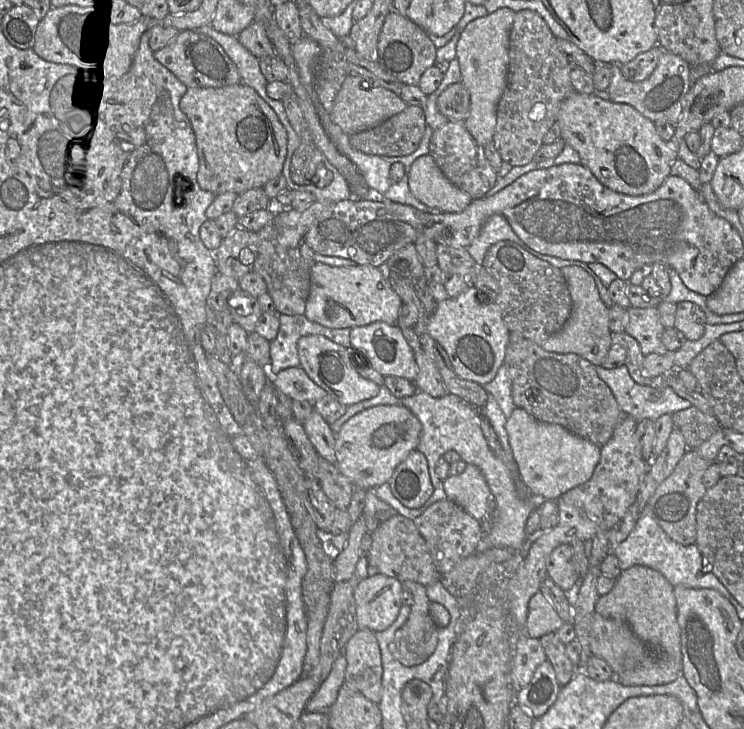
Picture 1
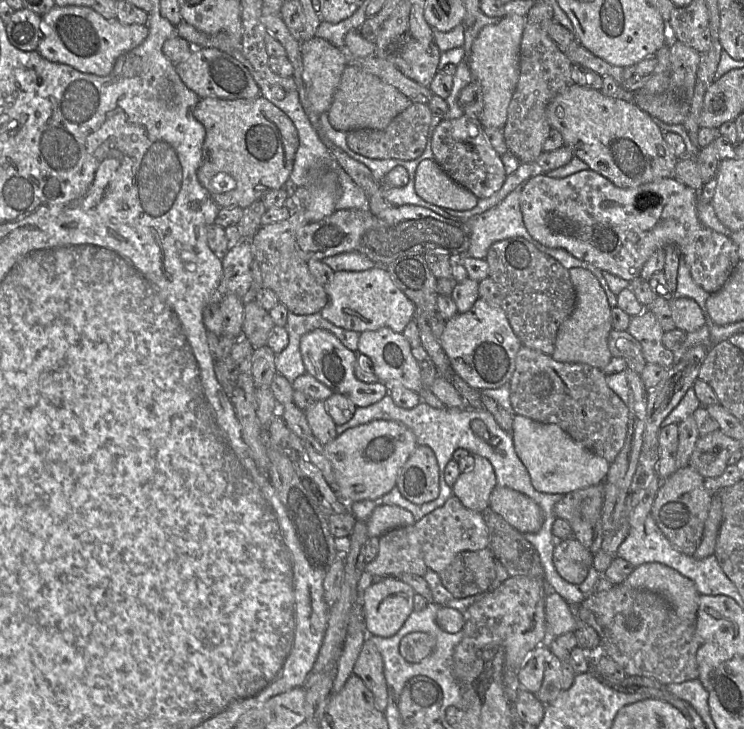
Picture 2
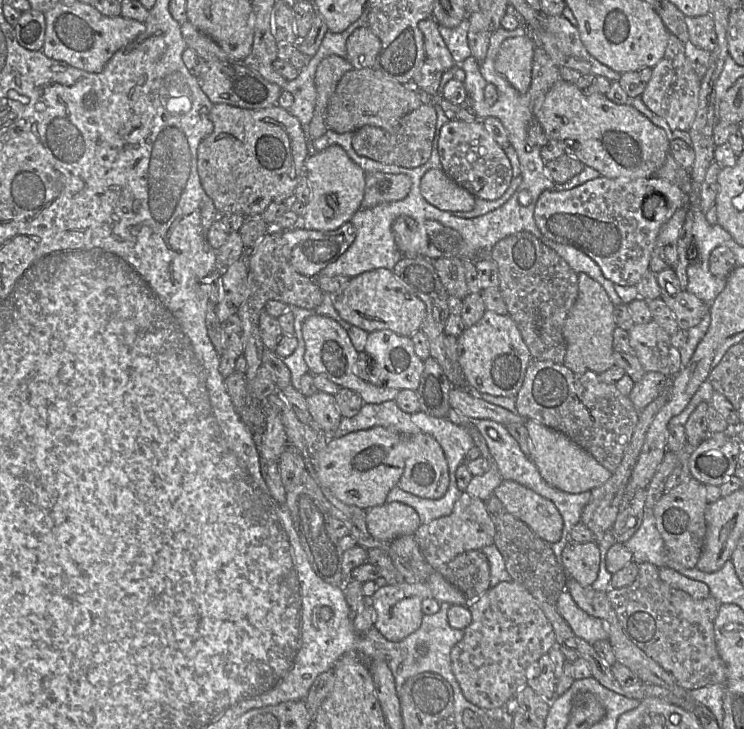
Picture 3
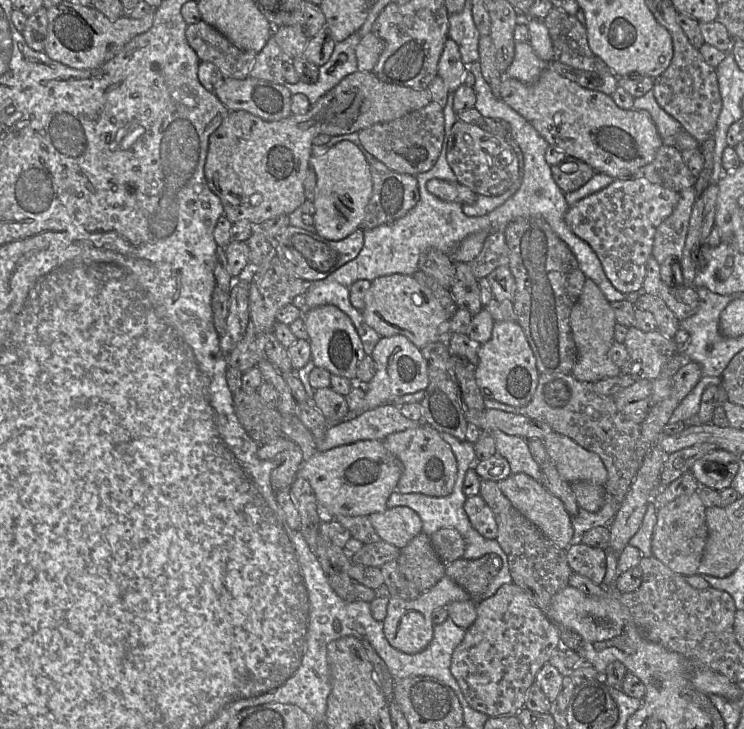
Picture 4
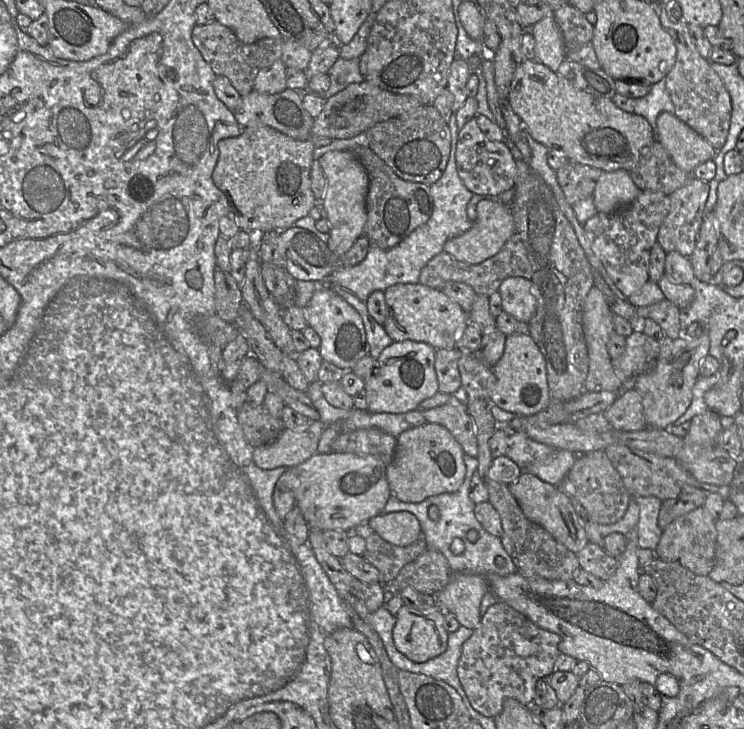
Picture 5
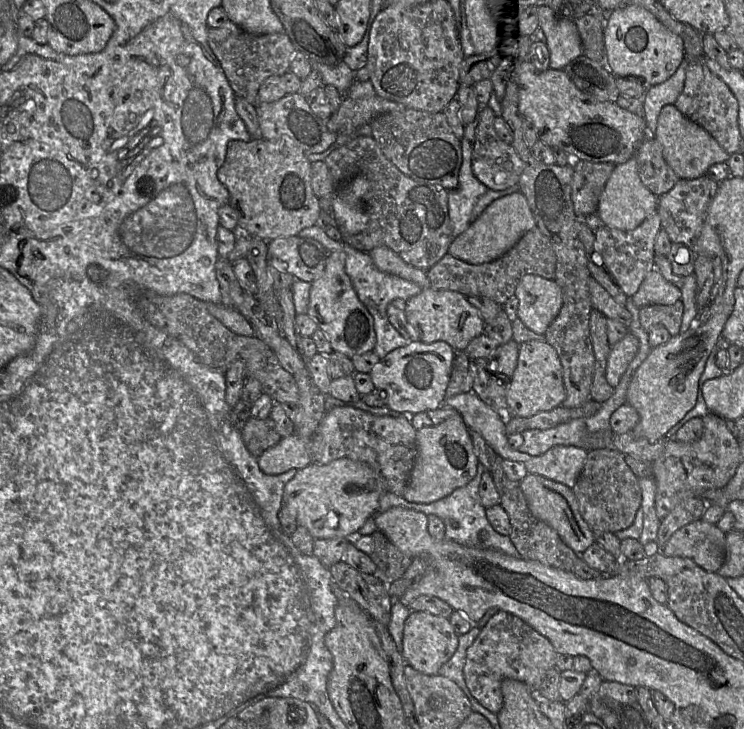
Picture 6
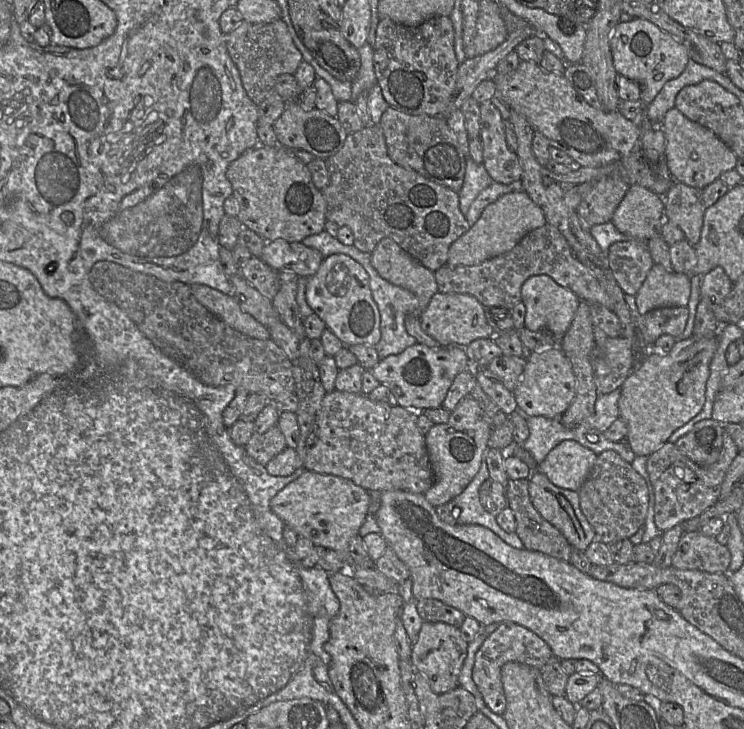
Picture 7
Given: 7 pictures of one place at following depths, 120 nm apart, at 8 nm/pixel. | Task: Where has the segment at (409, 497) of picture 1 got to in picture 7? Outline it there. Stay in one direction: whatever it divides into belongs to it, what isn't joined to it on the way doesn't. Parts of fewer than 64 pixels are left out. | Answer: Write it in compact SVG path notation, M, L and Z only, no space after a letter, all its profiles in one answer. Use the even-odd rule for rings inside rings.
M470 395L464 397L451 412L449 420L434 426L425 435L425 444L432 468L434 482L423 494L433 506L438 507L460 495L479 472L492 432L489 417Z

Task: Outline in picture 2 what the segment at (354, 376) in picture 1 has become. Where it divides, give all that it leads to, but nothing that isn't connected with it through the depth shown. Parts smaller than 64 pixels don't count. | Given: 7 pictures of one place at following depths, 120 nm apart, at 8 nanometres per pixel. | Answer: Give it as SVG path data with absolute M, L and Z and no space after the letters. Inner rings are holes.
M315 329L304 334L300 340L300 350L306 373L329 387L334 394L348 397L357 407L367 407L379 402L389 389L385 383L365 383L355 376L357 352L346 348L341 341L330 331Z

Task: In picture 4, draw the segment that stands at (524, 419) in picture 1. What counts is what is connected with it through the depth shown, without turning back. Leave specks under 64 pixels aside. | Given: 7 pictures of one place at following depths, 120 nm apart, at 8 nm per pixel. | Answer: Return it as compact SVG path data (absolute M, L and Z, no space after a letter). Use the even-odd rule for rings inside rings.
M556 431L548 434L543 444L559 474L569 483L585 480L598 485L606 484L607 469L596 453Z

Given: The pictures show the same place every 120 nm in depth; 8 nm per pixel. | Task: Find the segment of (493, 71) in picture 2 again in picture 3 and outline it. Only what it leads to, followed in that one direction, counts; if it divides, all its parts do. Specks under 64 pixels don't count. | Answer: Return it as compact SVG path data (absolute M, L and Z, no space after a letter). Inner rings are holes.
M529 33L504 40L495 58L494 68L518 92L528 92L535 44Z

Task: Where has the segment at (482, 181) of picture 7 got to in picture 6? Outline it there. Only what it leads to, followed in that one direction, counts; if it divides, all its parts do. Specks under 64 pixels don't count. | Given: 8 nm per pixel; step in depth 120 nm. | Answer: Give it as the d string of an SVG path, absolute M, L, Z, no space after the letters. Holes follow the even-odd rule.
M463 136L460 139L460 145L462 164L458 176L458 186L448 191L448 215L454 237L468 228L476 201L488 190L472 172L472 143Z

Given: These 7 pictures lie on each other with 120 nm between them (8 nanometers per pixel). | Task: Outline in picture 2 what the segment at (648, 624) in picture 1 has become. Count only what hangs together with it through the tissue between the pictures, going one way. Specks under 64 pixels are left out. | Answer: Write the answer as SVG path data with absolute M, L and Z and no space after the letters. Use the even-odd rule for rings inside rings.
M645 563L634 568L623 584L663 596L679 618L695 623L701 594L695 583L678 571L660 563Z

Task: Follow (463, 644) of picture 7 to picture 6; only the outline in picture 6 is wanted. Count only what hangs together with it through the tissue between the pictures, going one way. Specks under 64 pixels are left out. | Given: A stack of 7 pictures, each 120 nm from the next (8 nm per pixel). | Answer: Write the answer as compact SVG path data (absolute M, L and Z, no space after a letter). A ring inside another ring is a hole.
M411 611L404 623L402 639L402 656L417 671L426 675L439 675L439 670L455 653L458 637L444 617L428 612Z

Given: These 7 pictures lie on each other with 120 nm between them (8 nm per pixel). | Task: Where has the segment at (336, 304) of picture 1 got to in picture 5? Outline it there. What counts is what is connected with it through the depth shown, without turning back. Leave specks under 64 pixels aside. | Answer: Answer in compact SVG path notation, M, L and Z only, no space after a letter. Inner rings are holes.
M421 283L395 284L384 291L388 315L383 328L396 342L412 340L426 343L437 349L456 347L457 337L469 322L468 314L441 290Z

